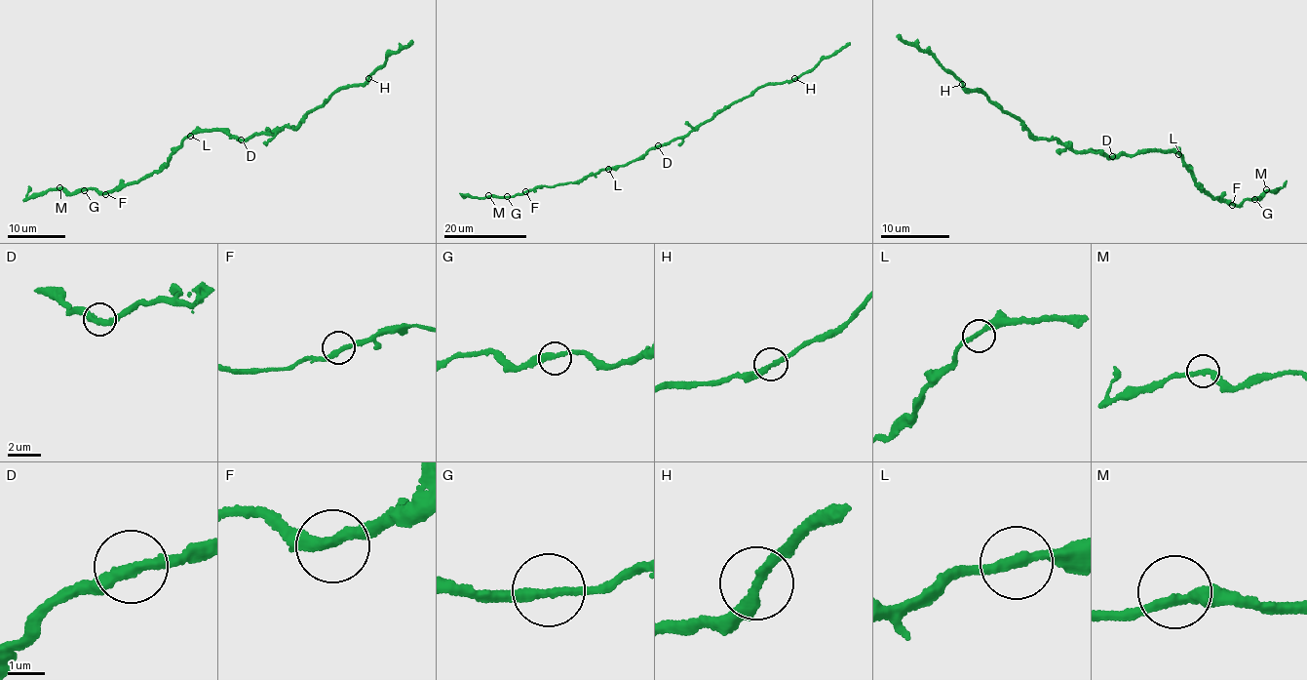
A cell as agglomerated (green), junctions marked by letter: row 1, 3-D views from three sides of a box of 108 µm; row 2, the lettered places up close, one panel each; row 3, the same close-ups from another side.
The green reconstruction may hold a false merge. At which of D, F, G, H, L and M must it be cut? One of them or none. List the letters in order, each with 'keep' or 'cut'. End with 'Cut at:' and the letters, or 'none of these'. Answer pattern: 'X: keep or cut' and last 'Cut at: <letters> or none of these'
D: keep
F: keep
G: keep
H: keep
L: keep
M: keep
Cut at: none of these

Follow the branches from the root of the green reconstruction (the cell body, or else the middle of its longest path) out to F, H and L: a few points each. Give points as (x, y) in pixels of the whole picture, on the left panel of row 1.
F: (242, 140), (220, 130), (195, 130), (157, 171), (137, 181), (122, 183), (105, 194)
H: (242, 140), (262, 134), (272, 136), (286, 127), (293, 128), (335, 92), (359, 86), (367, 78)
L: (242, 140), (218, 129), (196, 131), (190, 136)

